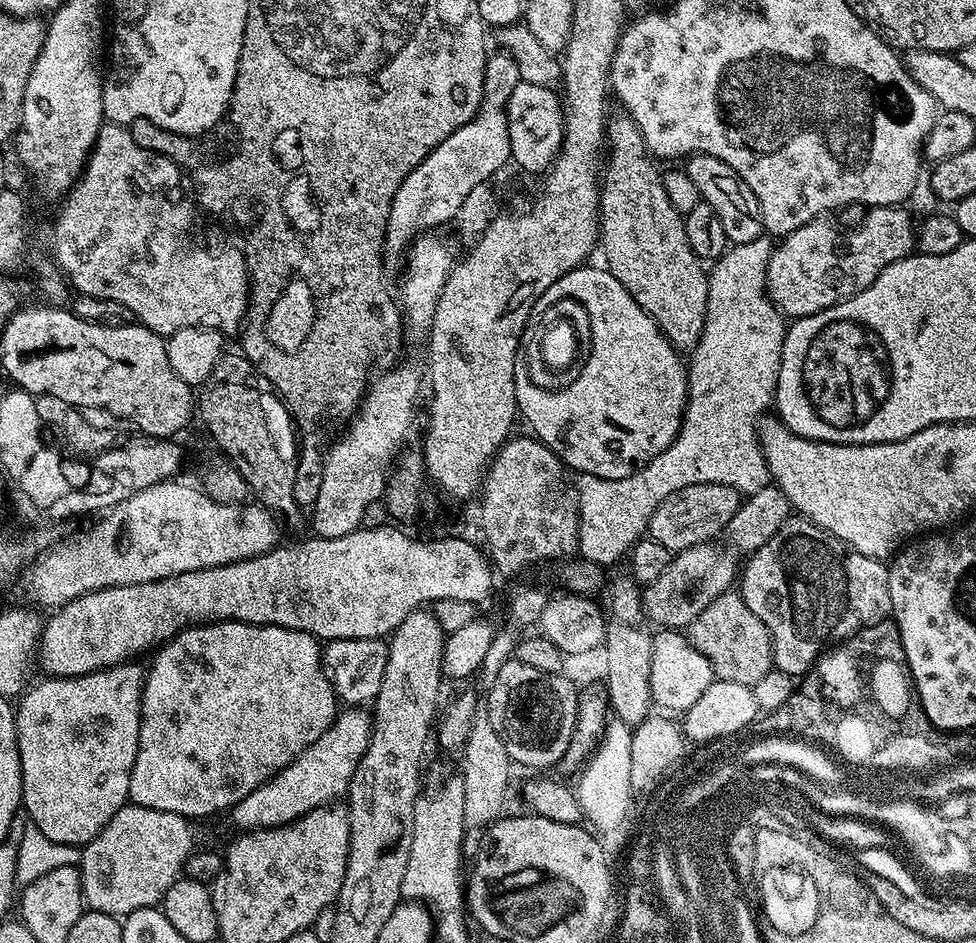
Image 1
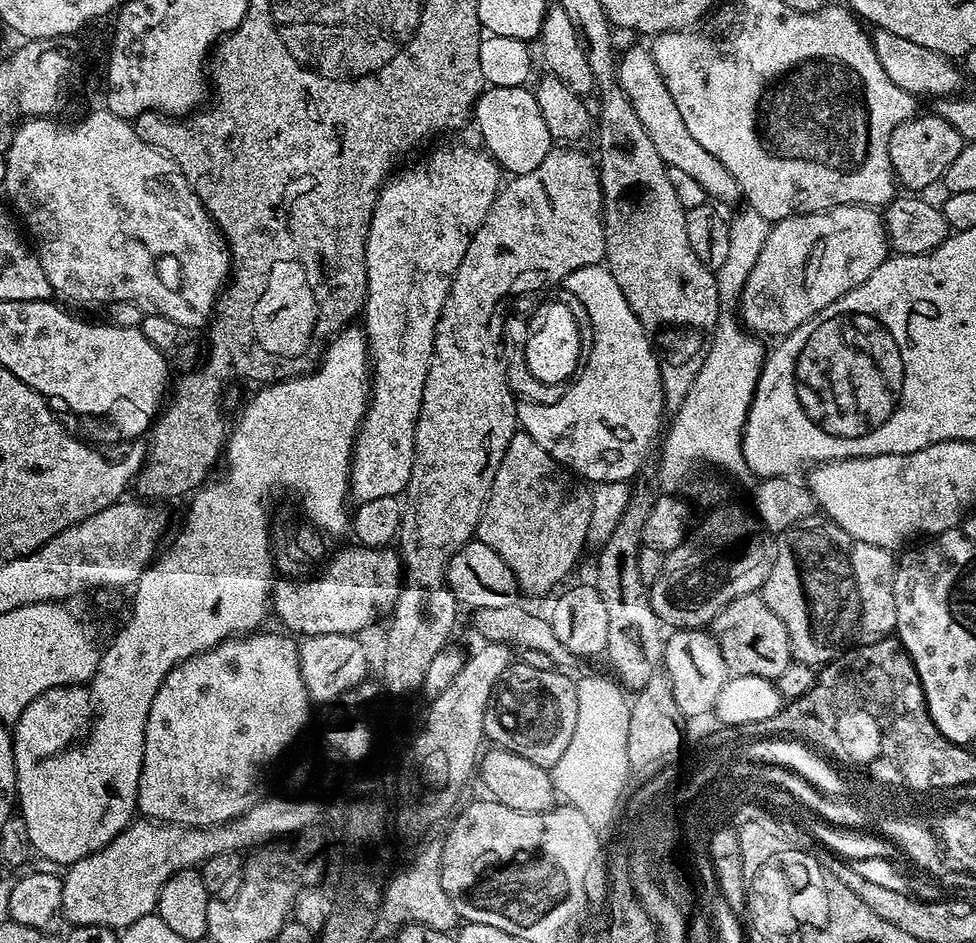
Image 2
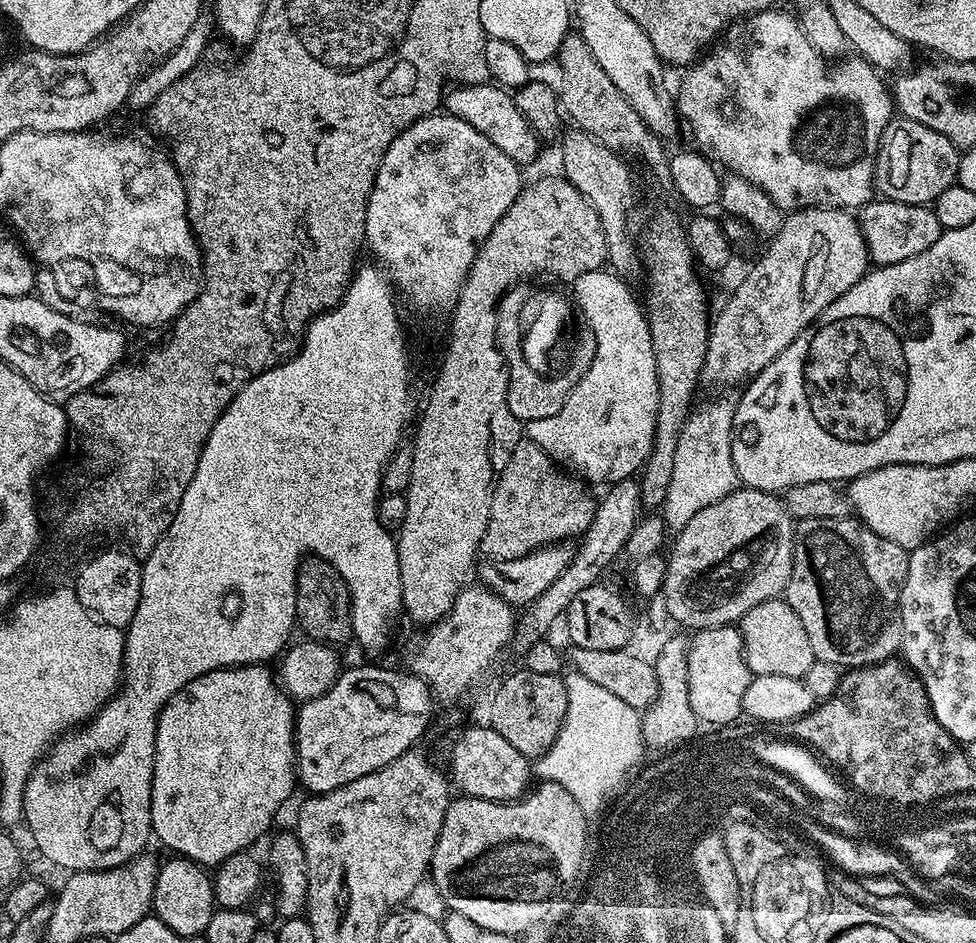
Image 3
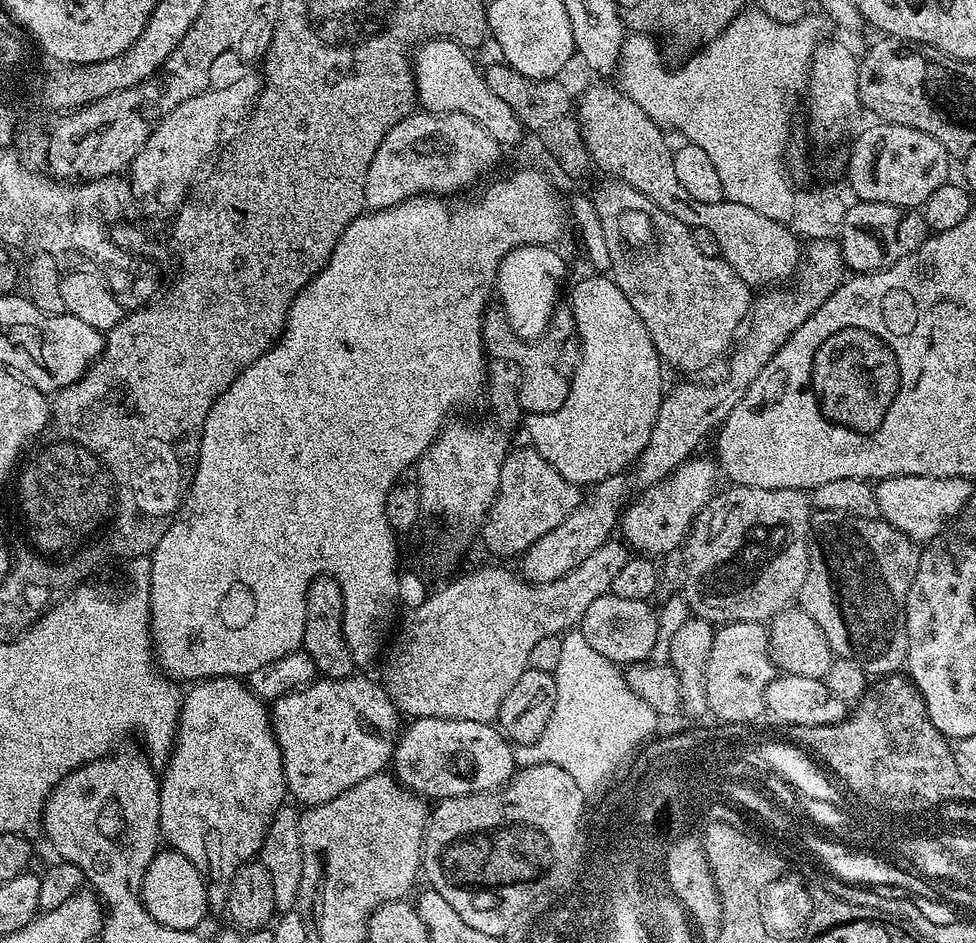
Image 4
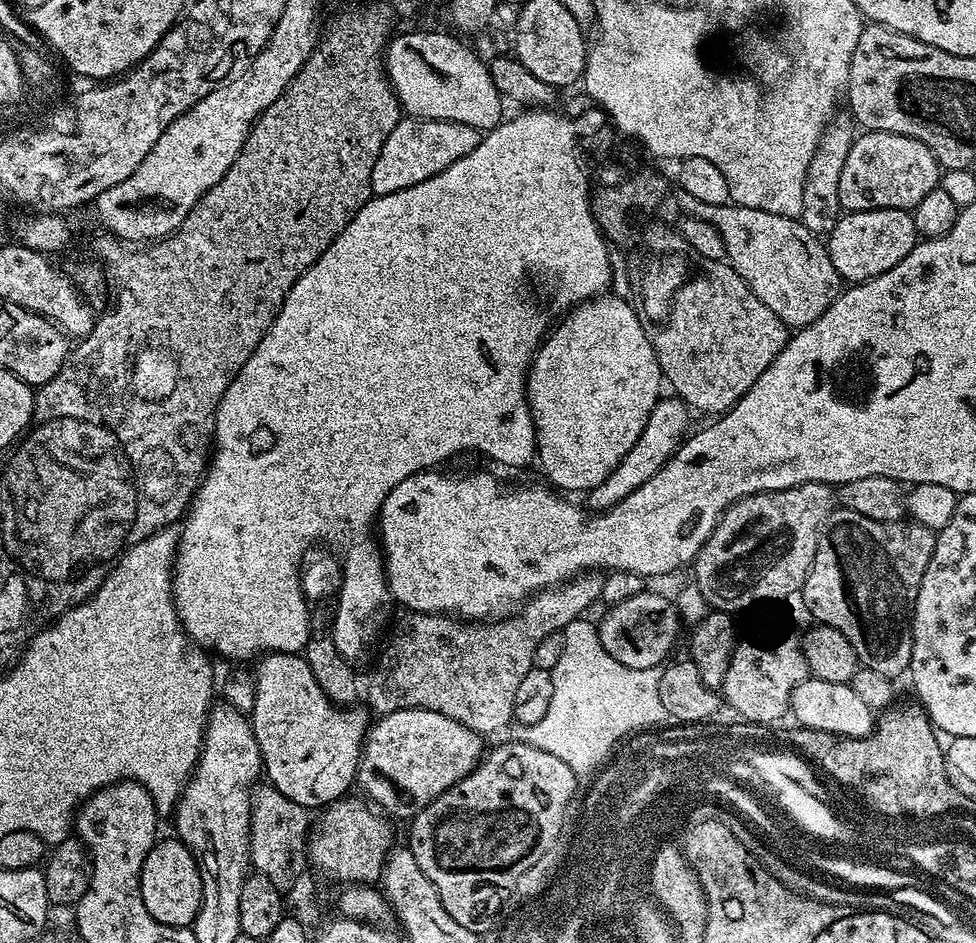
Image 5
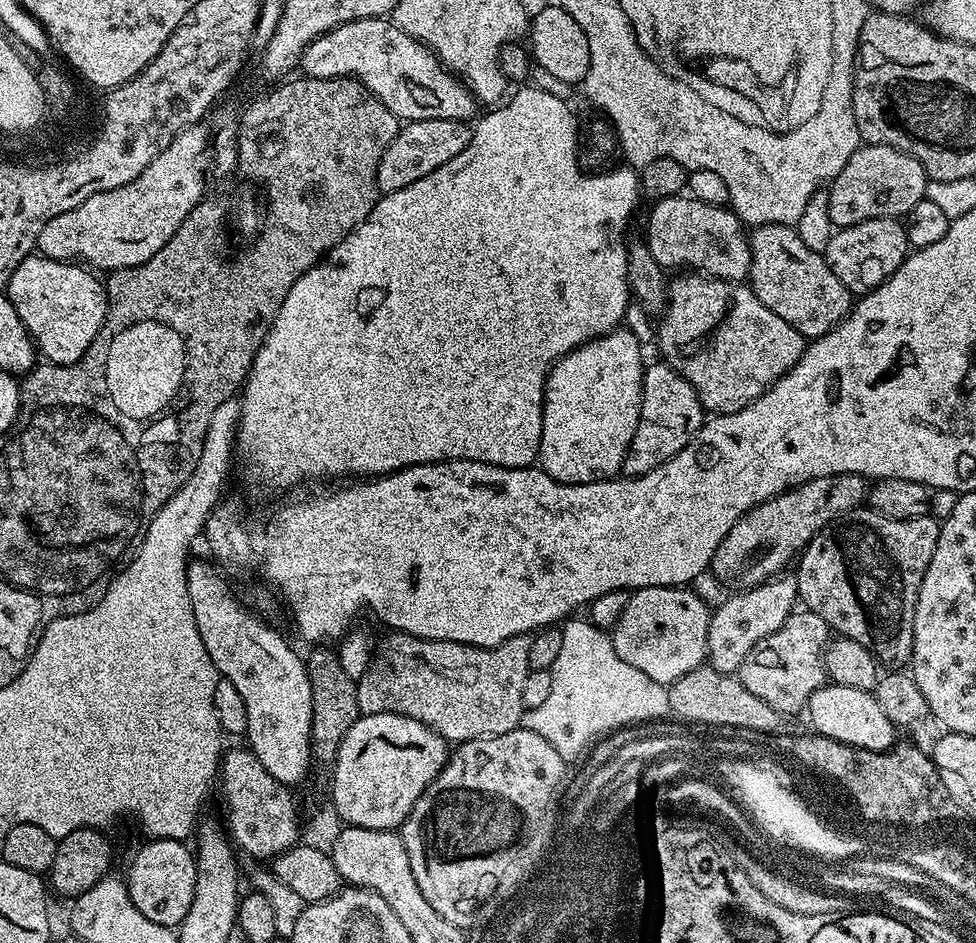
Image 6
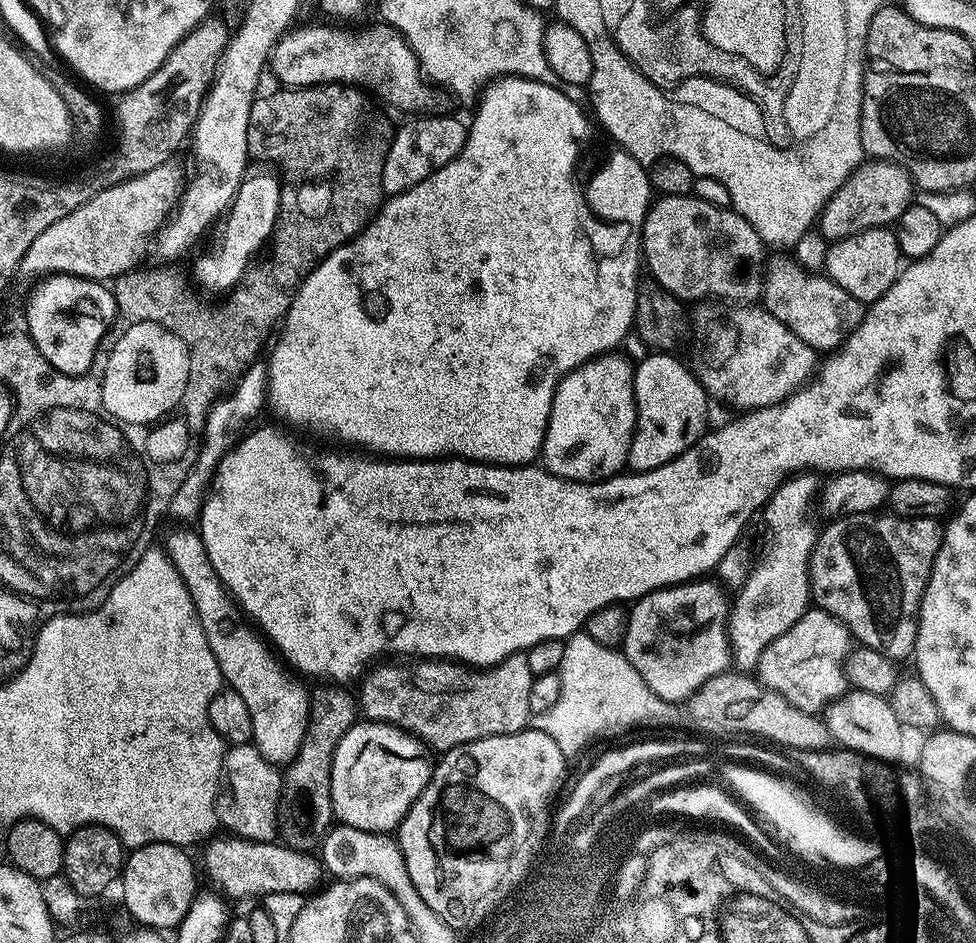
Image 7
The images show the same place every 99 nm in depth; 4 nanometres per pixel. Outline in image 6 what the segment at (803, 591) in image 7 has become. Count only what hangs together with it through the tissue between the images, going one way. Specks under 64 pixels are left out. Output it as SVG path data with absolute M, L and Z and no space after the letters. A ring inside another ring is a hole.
M784 574L769 580L767 584L759 584L756 588L745 588L732 594L728 601L716 606L712 612L707 663L727 676L739 673L746 654L750 654L750 650L754 650L754 646L758 646L762 638L781 628L797 604L796 578L792 574Z

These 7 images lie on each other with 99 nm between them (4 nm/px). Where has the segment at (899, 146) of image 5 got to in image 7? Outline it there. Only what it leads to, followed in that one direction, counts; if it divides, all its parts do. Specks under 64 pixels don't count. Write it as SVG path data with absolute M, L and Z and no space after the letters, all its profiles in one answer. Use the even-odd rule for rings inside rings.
M869 161L857 168L836 191L820 214L818 231L824 240L836 243L866 229L887 227L912 202L914 186L903 168L888 161Z

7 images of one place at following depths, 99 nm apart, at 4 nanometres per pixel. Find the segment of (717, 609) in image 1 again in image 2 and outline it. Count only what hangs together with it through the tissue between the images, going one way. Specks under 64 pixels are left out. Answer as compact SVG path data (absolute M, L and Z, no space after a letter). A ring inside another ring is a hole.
M763 595L734 598L730 606L713 618L710 631L718 642L718 650L722 650L722 658L732 676L757 676L775 682L778 674L782 674L782 670L793 663L786 626L782 626L778 614L766 606Z

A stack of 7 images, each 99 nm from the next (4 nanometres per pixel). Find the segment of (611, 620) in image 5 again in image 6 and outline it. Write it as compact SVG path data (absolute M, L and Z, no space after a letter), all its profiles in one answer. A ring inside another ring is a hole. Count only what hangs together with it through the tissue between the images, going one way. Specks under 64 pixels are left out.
M691 587L637 588L629 595L626 610L622 610L622 618L618 618L615 628L611 629L612 645L622 662L630 662L634 670L642 670L642 674L654 678L654 682L670 686L682 678L682 674L690 674L690 670L705 663L711 617L708 603L696 596Z

